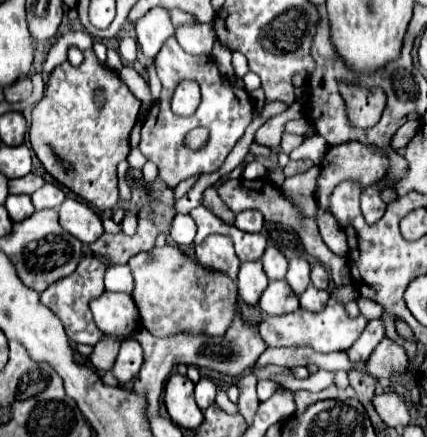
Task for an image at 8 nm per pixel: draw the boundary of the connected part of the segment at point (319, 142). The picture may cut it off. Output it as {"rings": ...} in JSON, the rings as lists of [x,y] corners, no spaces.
{"rings":[[[314,134],[312,138],[305,140],[290,152],[290,160],[312,160],[315,165],[320,165],[320,158],[324,156],[328,150],[328,143],[322,136]]]}

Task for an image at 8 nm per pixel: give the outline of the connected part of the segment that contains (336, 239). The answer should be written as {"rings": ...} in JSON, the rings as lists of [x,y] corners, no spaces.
{"rings":[[[318,210],[318,228],[320,228],[320,234],[322,234],[324,242],[328,244],[328,248],[346,258],[346,256],[348,256],[346,234],[342,232],[342,228],[338,226],[336,218],[334,218],[330,212]]]}

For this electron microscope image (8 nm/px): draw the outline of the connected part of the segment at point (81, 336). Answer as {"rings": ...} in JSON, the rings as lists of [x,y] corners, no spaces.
{"rings":[[[84,256],[80,260],[78,268],[70,276],[54,282],[52,286],[48,286],[40,294],[42,304],[48,306],[60,318],[60,322],[64,324],[64,330],[66,330],[66,334],[68,334],[68,338],[72,342],[94,346],[102,338],[100,330],[96,330],[96,324],[92,322],[92,314],[88,310],[88,302],[104,292],[104,270],[106,270],[106,264],[100,258]]]}

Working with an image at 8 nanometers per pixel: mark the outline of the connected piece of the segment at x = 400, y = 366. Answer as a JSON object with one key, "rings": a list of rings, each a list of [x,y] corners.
{"rings":[[[384,338],[368,360],[368,374],[376,378],[388,378],[390,374],[402,372],[406,368],[406,362],[408,362],[406,350],[394,340]]]}

